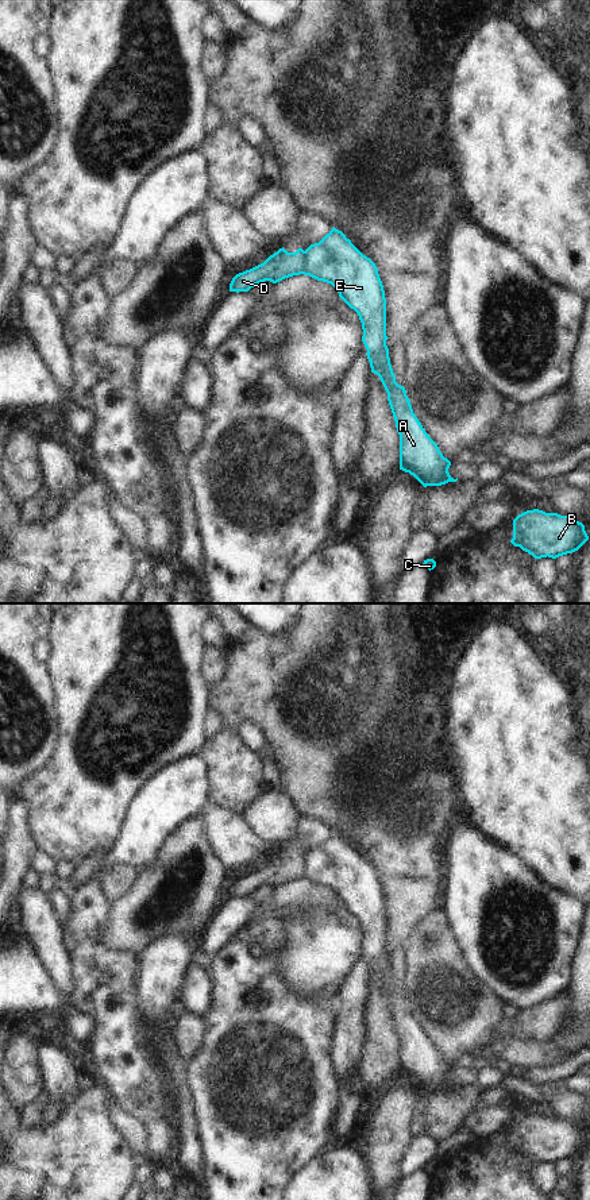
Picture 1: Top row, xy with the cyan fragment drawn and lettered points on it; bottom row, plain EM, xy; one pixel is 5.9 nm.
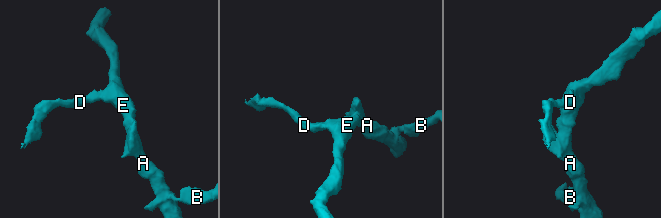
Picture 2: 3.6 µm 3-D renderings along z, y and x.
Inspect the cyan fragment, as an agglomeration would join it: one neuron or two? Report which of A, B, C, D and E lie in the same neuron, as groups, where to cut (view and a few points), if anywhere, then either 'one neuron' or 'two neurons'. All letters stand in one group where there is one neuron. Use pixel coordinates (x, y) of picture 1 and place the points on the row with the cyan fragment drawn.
groups A B C E / D; cut xy (304, 251), (301, 273); two neurons

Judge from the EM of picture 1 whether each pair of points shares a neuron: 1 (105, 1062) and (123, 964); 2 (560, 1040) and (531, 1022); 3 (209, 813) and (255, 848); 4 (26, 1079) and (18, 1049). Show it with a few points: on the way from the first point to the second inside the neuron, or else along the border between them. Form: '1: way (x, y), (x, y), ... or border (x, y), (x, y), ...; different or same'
1: way (116, 1038), (116, 988); same
2: border (569, 1007), (570, 1021), (548, 1041); different
3: way (220, 824), (245, 847); same
4: way (20, 1072), (20, 1056); same

